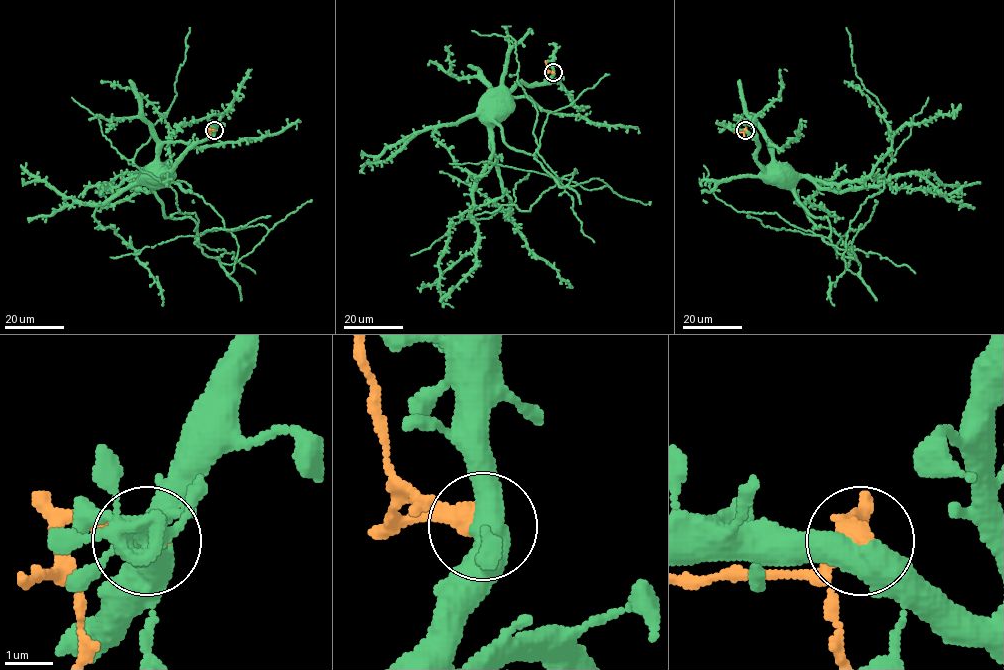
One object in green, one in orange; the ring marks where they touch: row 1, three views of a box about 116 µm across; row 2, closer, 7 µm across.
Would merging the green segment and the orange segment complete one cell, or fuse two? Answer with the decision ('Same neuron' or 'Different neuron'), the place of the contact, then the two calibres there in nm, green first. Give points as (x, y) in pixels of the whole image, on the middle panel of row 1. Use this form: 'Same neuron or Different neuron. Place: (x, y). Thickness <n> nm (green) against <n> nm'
Different neuron. Place: (553, 72). Thickness 550 nm (green) against 500 nm

